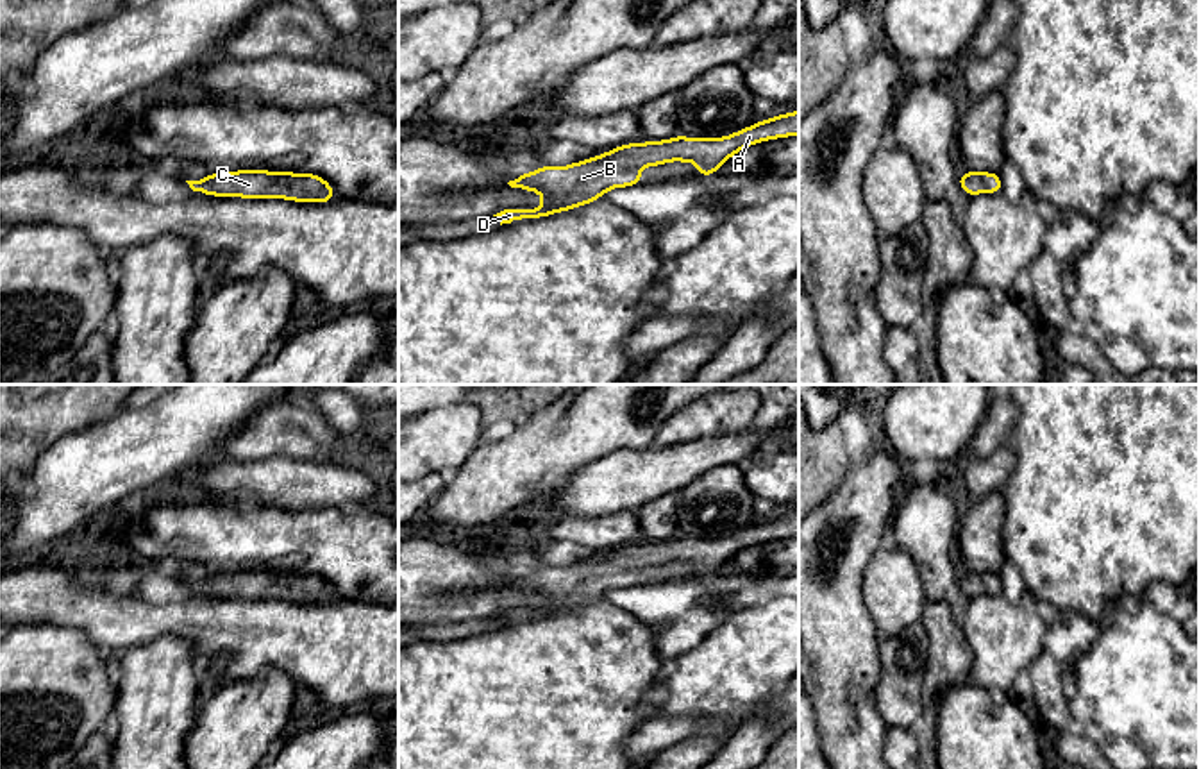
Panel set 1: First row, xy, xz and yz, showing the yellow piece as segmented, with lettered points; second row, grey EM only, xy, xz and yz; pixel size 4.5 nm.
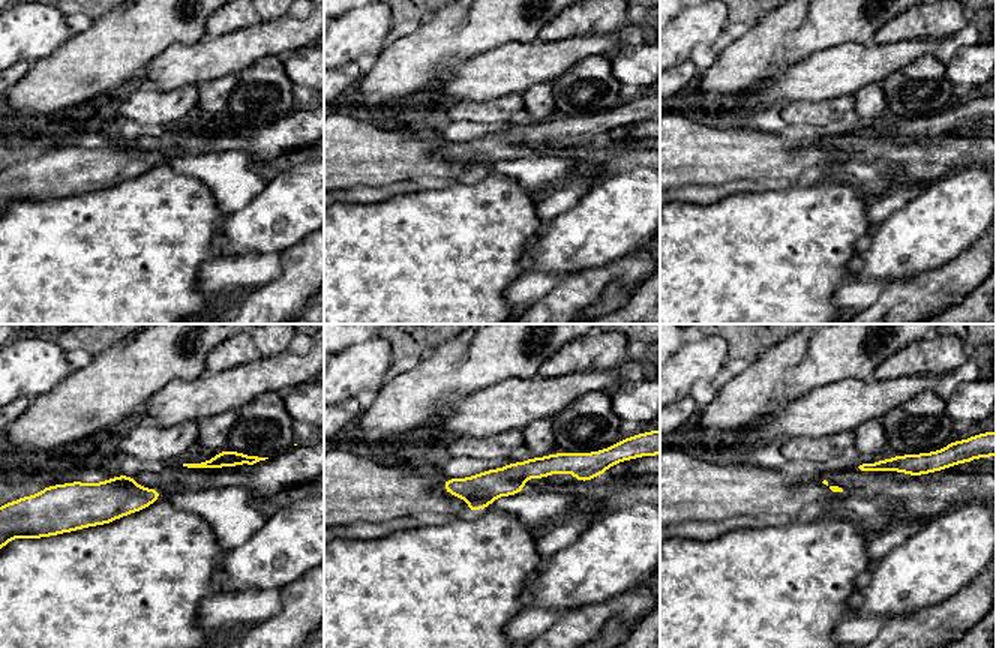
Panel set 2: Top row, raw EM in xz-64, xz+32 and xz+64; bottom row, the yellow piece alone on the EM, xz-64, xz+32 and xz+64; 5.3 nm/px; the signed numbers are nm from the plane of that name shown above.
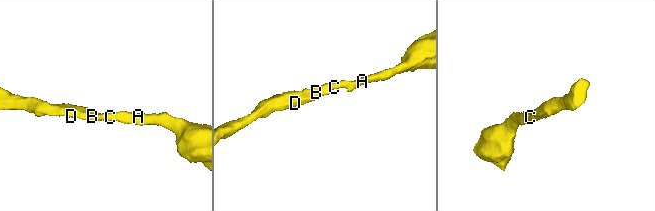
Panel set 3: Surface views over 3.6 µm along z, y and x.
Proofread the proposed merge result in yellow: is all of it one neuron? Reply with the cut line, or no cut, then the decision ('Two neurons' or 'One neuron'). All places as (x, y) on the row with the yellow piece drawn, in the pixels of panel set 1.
No split. One neuron

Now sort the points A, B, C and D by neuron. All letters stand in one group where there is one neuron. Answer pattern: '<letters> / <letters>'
A B C D

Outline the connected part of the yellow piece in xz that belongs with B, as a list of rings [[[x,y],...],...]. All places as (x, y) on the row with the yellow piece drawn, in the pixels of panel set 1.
[[[799,109],[759,120],[722,138],[674,136],[659,141],[634,141],[615,147],[566,166],[541,165],[538,170],[520,173],[507,184],[511,188],[536,191],[543,204],[532,209],[504,209],[497,216],[502,224],[536,220],[561,211],[577,209],[599,200],[606,191],[641,184],[643,166],[665,163],[697,163],[695,175],[711,177],[729,157],[740,150],[768,139],[799,136]]]

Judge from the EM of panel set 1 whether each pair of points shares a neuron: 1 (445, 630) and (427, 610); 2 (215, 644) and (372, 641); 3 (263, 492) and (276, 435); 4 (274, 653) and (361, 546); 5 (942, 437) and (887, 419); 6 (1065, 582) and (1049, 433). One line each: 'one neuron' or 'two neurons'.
1: two neurons
2: one neuron
3: two neurons
4: two neurons
5: one neuron
6: one neuron

